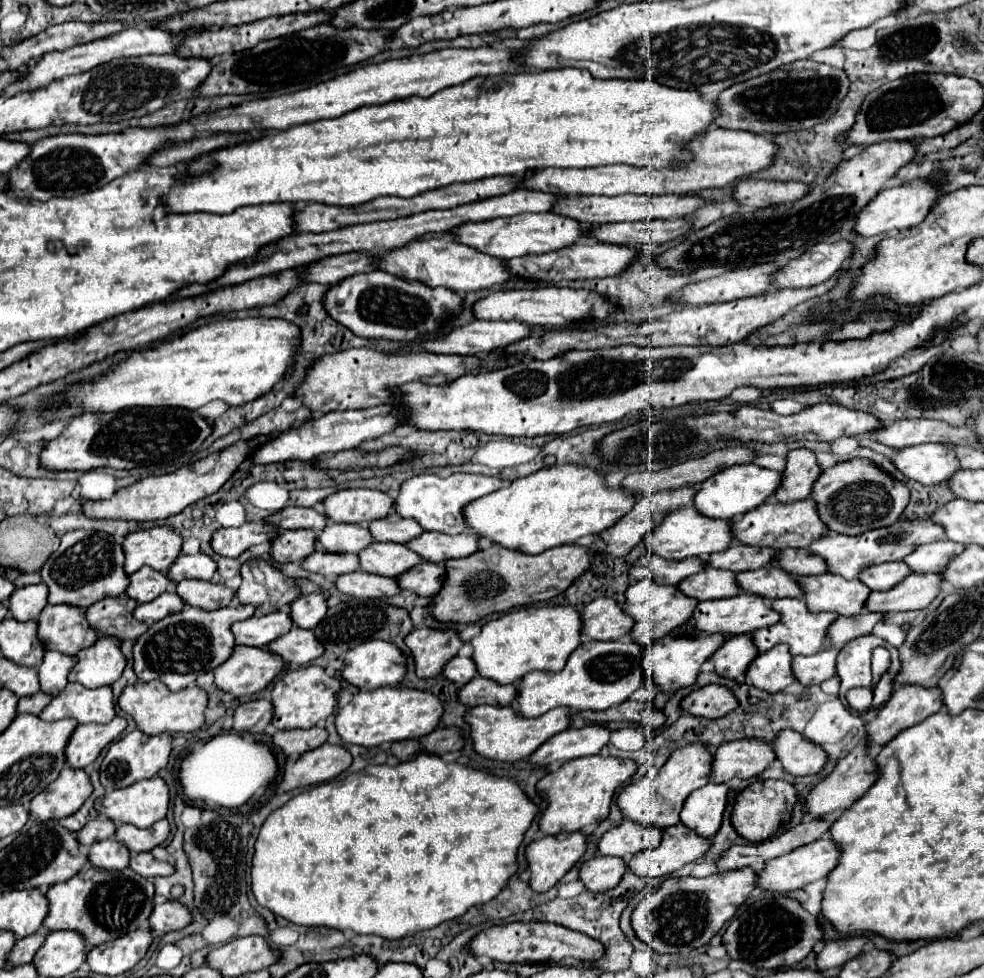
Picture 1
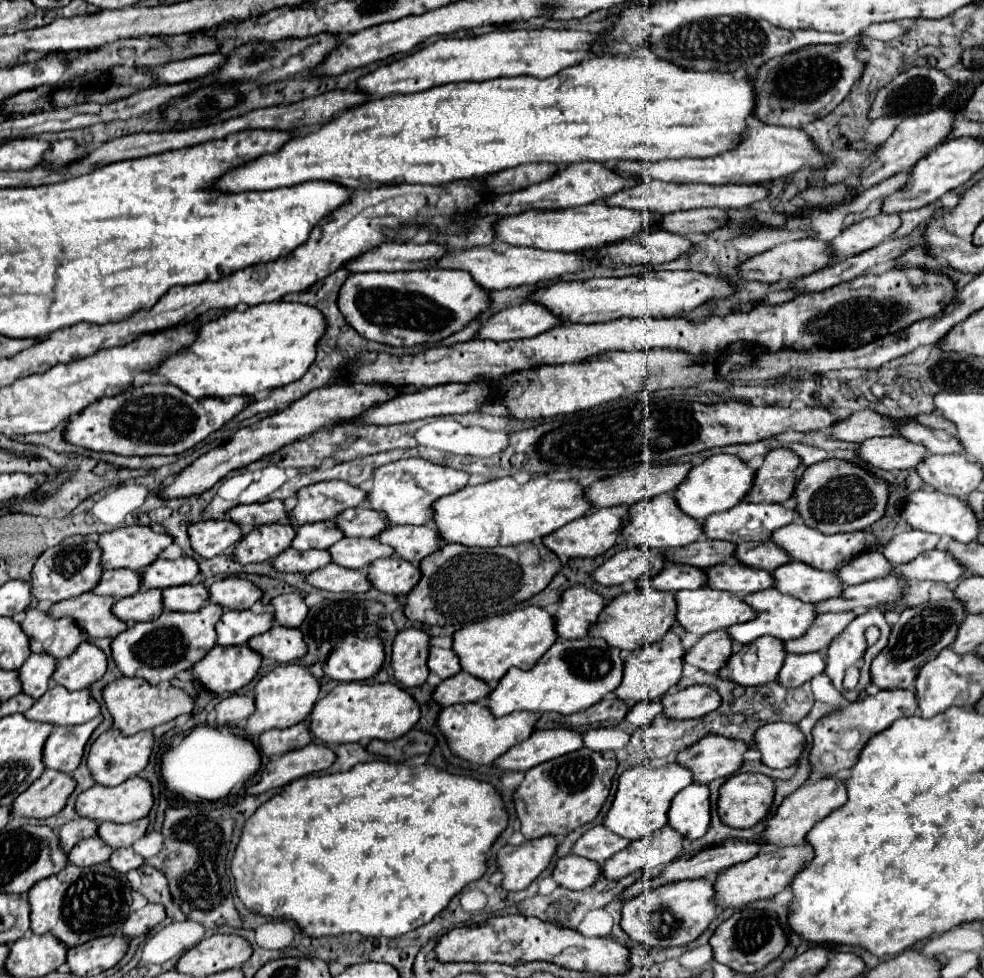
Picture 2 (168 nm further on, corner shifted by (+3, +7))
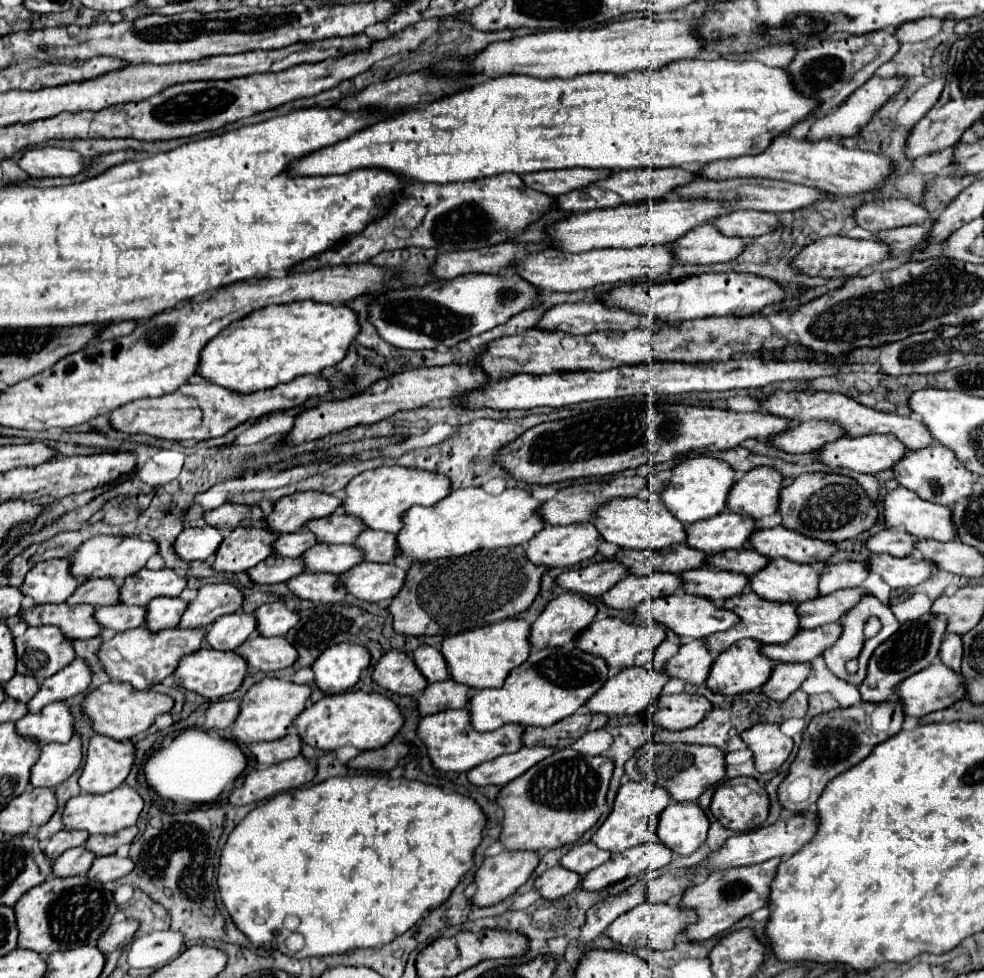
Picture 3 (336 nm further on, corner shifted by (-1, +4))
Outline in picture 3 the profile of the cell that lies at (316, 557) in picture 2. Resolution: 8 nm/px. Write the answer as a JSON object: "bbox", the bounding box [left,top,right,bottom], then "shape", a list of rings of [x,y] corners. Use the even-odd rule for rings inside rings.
{"bbox":[247,555,303,585],"shape":[[[269,555],[269,559],[261,561],[257,567],[249,569],[247,573],[249,573],[249,579],[257,585],[271,585],[271,583],[283,583],[303,573],[303,565],[299,559]]]}

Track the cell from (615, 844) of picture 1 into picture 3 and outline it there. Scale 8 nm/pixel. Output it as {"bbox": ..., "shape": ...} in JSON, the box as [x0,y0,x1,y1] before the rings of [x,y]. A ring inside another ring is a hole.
{"bbox":[559,841,611,877],"shape":[[[589,841],[589,843],[583,843],[583,845],[575,845],[569,853],[565,853],[559,859],[559,865],[577,873],[579,877],[585,877],[591,869],[605,863],[609,857],[611,857],[609,851],[601,851]]]}

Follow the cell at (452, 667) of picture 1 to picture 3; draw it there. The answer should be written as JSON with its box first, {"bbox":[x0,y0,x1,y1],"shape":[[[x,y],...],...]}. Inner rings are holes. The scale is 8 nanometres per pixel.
{"bbox":[409,645,449,683],"shape":[[[421,645],[415,651],[411,651],[409,655],[411,655],[415,667],[423,673],[423,677],[429,683],[449,679],[449,669],[447,669],[447,663],[445,663],[439,649],[429,647],[429,645]]]}

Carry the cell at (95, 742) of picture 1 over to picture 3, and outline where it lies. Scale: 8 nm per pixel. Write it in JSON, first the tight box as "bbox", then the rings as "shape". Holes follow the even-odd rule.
{"bbox":[31,735,81,789],"shape":[[[75,735],[69,743],[41,745],[41,757],[31,767],[31,787],[55,789],[81,765],[81,739]]]}

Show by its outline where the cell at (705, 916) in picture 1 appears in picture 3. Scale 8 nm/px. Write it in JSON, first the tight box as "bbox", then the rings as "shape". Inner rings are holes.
{"bbox":[605,903,695,949],"shape":[[[641,903],[637,907],[633,907],[631,911],[623,913],[621,917],[617,917],[609,929],[605,931],[609,939],[613,939],[613,943],[619,945],[627,945],[627,947],[651,947],[651,949],[671,949],[675,945],[677,935],[685,929],[685,925],[693,923],[695,913],[689,909],[681,909],[679,905],[665,905],[665,903]]]}

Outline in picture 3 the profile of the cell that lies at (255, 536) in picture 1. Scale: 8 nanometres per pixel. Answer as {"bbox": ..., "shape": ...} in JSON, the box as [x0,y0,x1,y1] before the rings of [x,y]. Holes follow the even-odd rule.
{"bbox":[173,527,223,561],"shape":[[[189,527],[179,533],[173,549],[183,561],[207,561],[207,557],[215,555],[221,541],[223,537],[215,527]]]}

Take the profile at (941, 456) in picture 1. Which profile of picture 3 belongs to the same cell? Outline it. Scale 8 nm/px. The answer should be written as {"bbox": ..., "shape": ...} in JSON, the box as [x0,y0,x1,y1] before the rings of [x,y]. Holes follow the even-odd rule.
{"bbox":[813,435,905,473],"shape":[[[865,435],[865,437],[841,437],[833,443],[827,443],[825,447],[813,451],[815,459],[827,467],[841,467],[857,473],[879,473],[883,469],[891,469],[899,459],[905,455],[903,443],[897,443],[893,435]]]}

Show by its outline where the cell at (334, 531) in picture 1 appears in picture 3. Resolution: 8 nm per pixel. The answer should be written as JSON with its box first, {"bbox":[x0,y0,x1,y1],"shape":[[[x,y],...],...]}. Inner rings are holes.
{"bbox":[273,531,317,557],"shape":[[[297,531],[289,535],[279,535],[273,541],[273,551],[281,557],[297,557],[305,553],[309,547],[313,547],[317,541],[309,531]]]}

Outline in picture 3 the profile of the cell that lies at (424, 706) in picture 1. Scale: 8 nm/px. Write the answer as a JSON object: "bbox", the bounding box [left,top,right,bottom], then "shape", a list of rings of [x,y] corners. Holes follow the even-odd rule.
{"bbox":[293,691,403,751],"shape":[[[347,691],[341,695],[327,695],[321,701],[313,703],[293,723],[301,741],[323,749],[335,751],[345,745],[353,745],[359,751],[379,749],[387,745],[403,727],[403,715],[397,705],[381,693],[361,693],[361,691]]]}

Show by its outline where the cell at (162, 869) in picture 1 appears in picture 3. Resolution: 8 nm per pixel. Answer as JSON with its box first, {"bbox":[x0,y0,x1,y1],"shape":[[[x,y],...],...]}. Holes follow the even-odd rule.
{"bbox":[87,855,133,883],"shape":[[[107,855],[107,857],[95,857],[87,877],[89,879],[97,879],[101,883],[107,881],[117,881],[121,877],[125,877],[129,871],[133,871],[133,861],[129,857],[117,857],[117,855]]]}

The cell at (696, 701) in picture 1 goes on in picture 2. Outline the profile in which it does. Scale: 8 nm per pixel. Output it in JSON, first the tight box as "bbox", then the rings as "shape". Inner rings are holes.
{"bbox":[663,686,721,718],"shape":[[[689,686],[675,694],[663,696],[663,712],[669,718],[701,718],[721,706],[721,696],[709,686]]]}

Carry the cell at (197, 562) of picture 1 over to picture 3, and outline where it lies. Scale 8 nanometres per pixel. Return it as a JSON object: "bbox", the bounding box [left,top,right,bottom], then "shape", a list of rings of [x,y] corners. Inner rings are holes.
{"bbox":[119,569,187,607],"shape":[[[141,569],[137,575],[129,575],[119,587],[119,603],[145,607],[155,597],[179,597],[187,579],[171,569],[149,571]]]}

